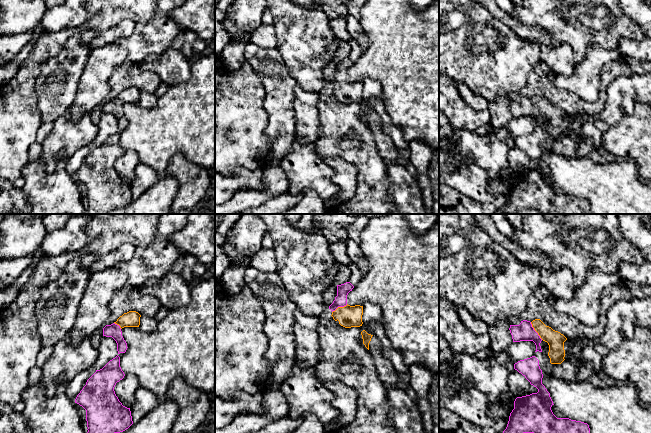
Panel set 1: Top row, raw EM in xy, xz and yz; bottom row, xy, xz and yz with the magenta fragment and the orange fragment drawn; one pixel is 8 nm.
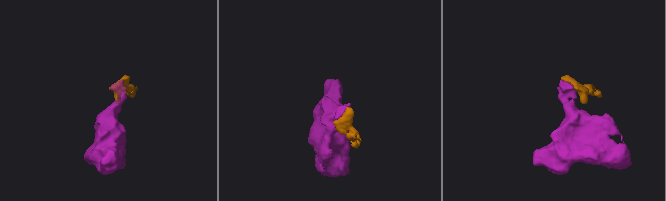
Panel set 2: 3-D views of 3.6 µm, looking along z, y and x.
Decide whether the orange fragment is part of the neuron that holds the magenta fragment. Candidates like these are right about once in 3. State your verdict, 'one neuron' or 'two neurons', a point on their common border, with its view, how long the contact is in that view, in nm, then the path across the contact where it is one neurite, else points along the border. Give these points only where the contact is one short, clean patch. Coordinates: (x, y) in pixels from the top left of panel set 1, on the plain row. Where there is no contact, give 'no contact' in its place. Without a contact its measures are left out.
one neuron | yz (535, 107) | 170 nm | across yz (524, 107), (535, 107), (544, 108), (555, 116)

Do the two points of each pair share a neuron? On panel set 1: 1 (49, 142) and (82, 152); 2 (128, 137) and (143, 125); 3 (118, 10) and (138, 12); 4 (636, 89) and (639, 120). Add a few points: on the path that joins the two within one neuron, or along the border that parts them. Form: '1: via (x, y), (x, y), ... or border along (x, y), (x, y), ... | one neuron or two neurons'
1: border along (93, 141), (83, 144), (67, 157) | two neurons
2: via (132, 136), (139, 129) | one neuron
3: via (123, 10), (133, 10) | one neuron
4: border along (640, 101), (620, 117) | two neurons

